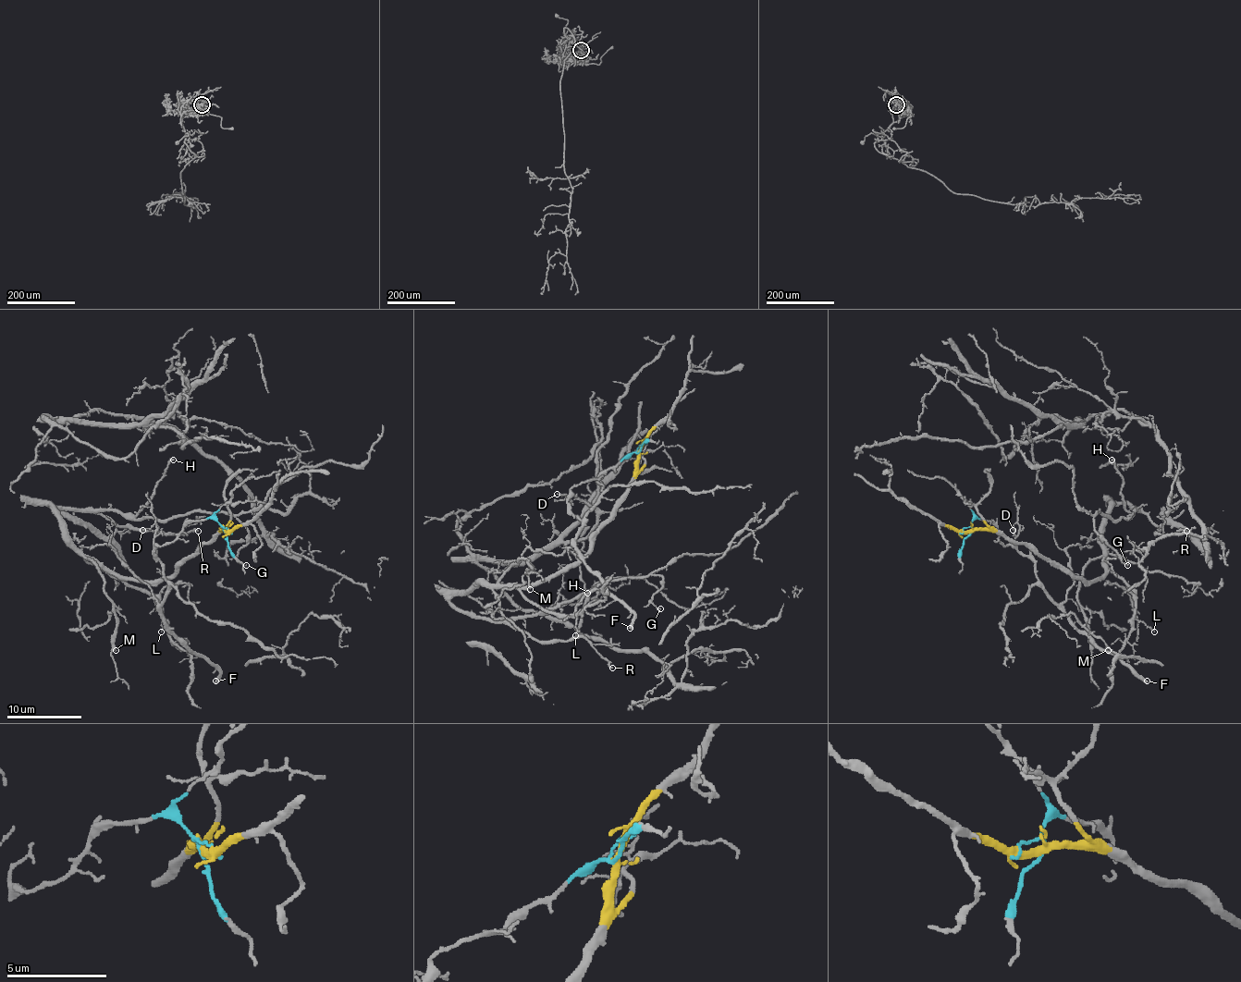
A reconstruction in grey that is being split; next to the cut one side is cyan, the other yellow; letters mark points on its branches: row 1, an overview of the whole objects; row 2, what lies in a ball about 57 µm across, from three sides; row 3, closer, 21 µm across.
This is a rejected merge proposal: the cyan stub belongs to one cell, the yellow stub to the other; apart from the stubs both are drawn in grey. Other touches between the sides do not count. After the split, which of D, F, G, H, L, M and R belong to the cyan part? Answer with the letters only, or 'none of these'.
D, F

